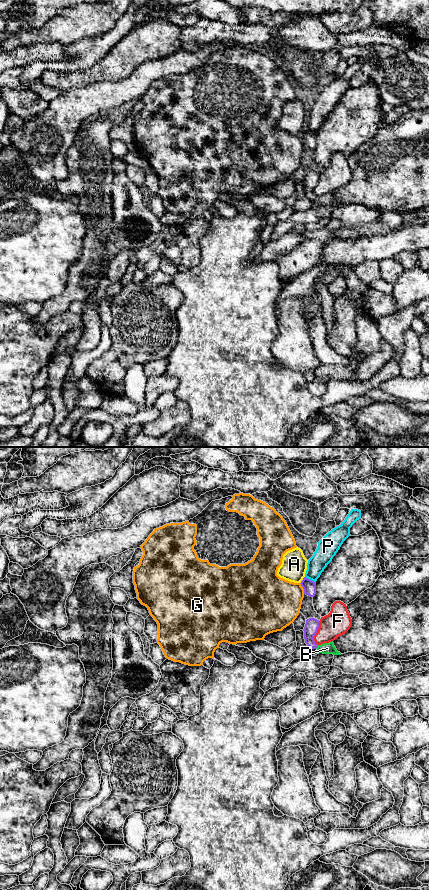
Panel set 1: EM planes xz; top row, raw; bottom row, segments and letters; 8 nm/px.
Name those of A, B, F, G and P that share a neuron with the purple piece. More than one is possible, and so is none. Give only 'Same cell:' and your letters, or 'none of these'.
Same cell: B

